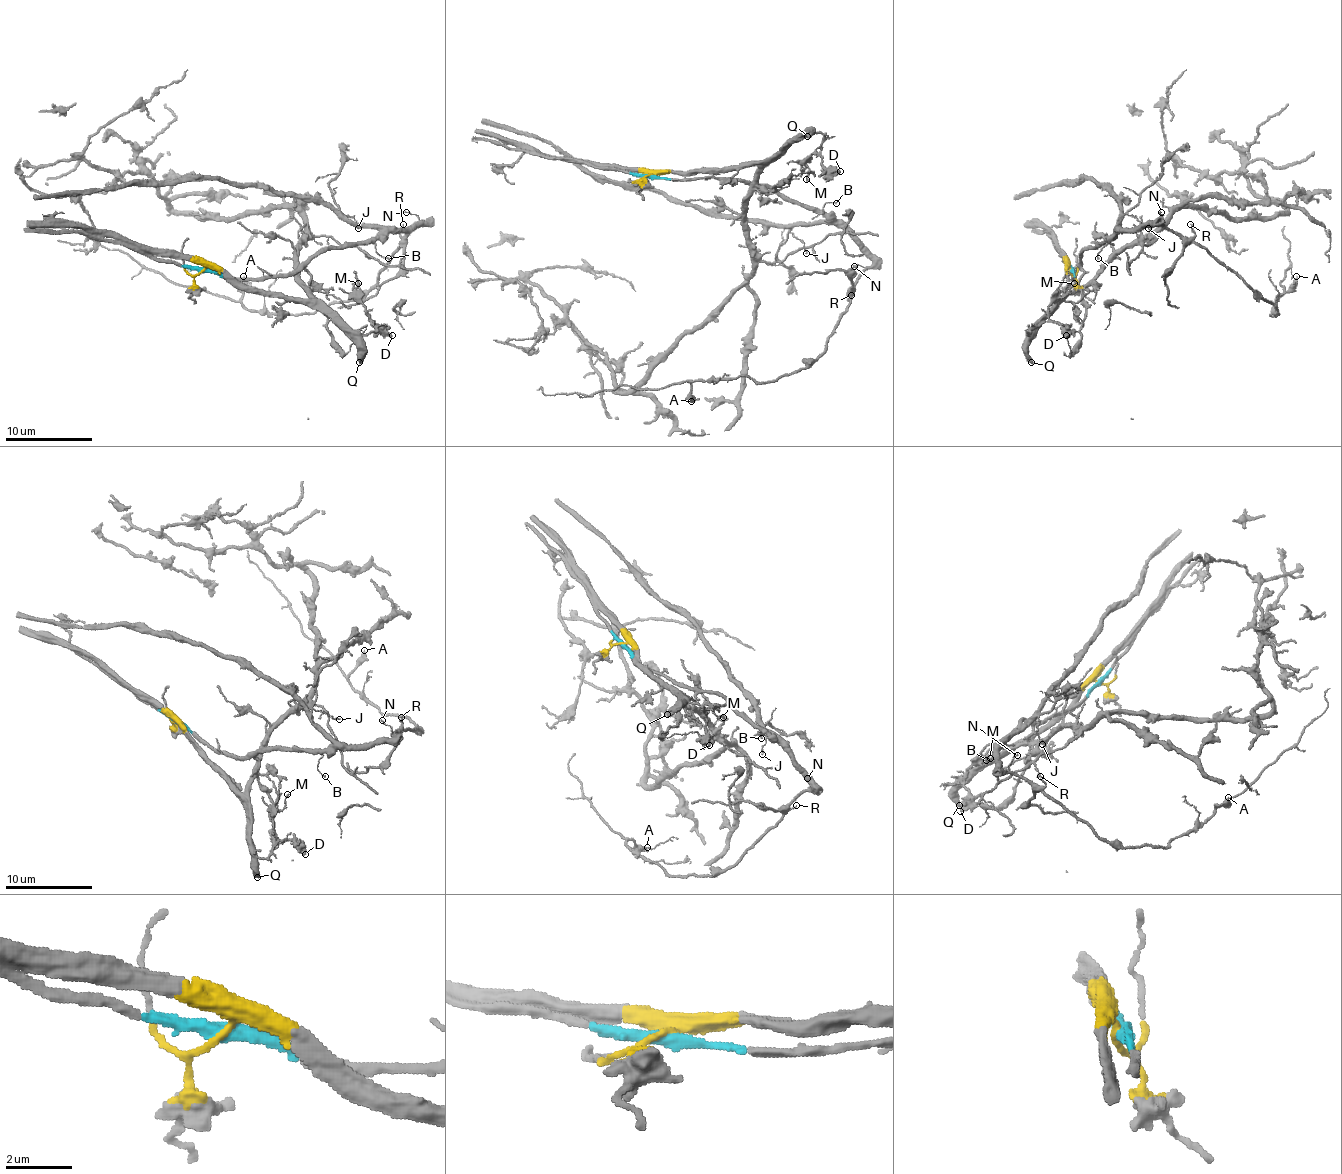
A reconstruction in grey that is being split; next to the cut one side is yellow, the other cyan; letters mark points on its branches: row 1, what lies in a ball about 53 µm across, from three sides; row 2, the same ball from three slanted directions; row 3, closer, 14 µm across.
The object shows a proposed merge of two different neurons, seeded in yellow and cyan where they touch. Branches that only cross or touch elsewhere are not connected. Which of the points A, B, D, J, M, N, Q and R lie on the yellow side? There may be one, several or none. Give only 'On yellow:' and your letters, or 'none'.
On yellow: D, M, Q

